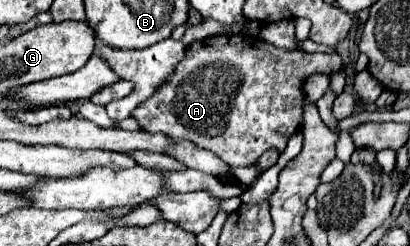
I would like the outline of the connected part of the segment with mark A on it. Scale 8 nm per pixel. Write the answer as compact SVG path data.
M214 35L202 41L194 41L186 49L184 61L176 65L176 73L156 89L150 101L142 101L132 117L142 131L164 133L174 139L188 139L202 149L216 153L224 163L232 167L252 165L266 149L276 147L284 151L288 139L302 127L302 73L332 73L342 67L338 53L302 53L284 51L258 37L250 35Z

